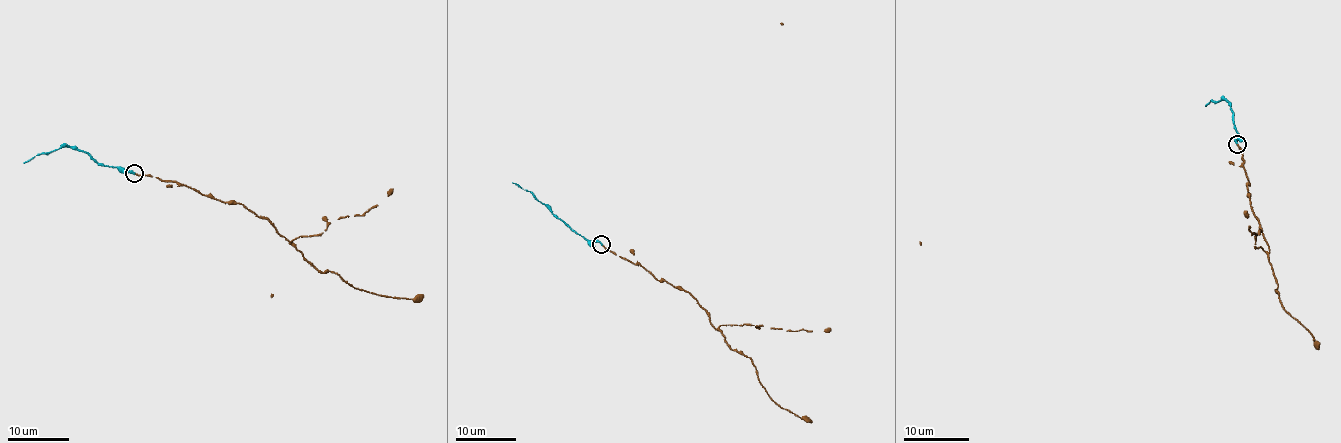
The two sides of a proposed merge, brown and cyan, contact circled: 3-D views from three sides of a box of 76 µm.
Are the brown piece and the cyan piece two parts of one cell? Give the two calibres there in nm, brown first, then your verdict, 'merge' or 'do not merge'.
140 nm thick on the brown side, 240 nm on the other; merge

